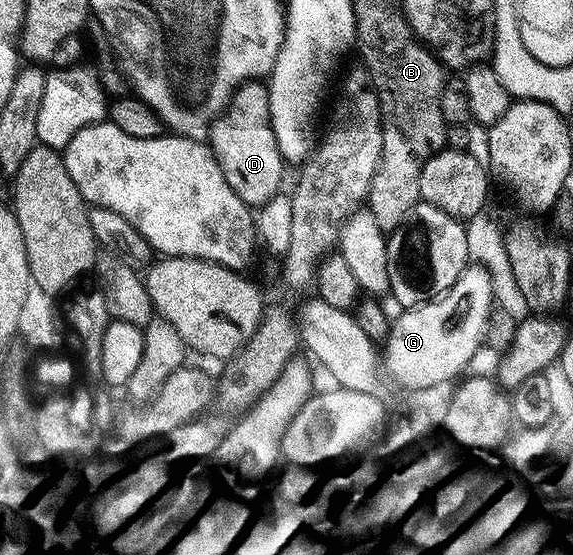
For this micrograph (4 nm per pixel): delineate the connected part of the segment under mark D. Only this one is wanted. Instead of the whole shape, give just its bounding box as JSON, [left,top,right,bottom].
[207,79,287,207]

